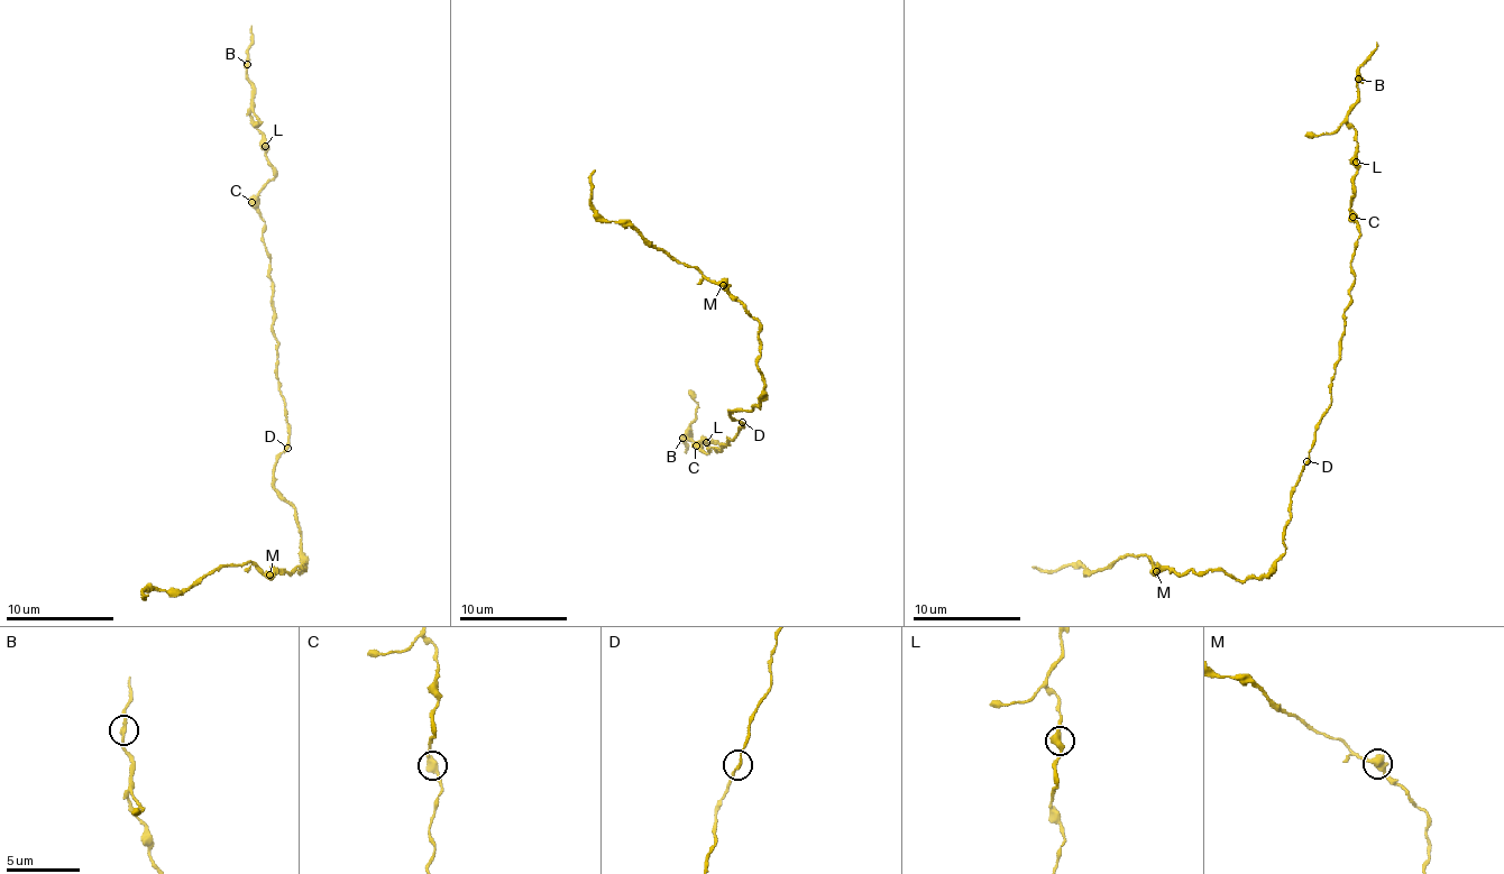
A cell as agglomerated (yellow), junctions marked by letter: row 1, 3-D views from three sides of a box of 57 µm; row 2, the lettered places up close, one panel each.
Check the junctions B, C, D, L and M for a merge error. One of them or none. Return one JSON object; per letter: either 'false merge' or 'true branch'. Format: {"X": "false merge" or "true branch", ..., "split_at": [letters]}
{"B": "true branch", "C": "true branch", "D": "true branch", "L": "true branch", "M": "true branch", "split_at": []}

